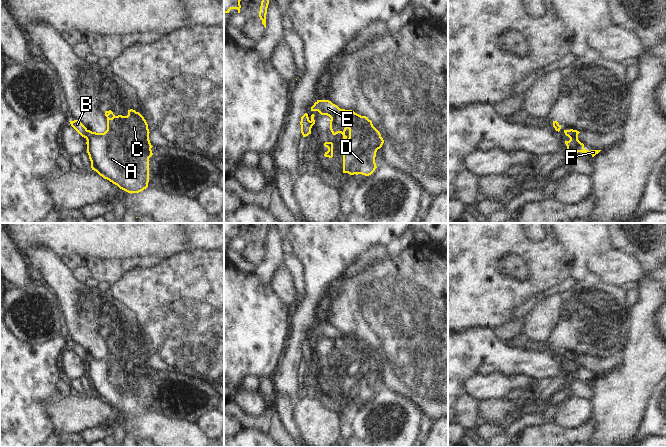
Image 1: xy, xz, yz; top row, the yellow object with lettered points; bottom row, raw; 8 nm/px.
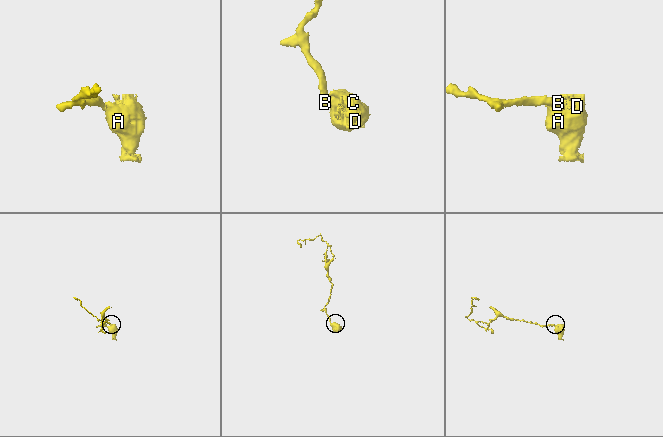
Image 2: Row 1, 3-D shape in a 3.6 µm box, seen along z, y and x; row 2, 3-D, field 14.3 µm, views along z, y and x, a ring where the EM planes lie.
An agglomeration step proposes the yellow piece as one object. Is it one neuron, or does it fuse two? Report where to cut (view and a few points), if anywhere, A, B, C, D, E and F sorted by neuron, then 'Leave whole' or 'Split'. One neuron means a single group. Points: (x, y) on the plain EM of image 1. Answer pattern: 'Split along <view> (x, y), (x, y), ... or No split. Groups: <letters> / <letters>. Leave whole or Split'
Split along xy (87, 354), (84, 361). Groups: A C D E F / B. Split

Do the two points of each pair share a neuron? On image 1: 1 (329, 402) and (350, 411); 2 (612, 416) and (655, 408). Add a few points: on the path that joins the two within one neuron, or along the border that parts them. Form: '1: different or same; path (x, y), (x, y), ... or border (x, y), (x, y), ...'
1: same; path (334, 406), (345, 406)
2: different; border (654, 388), (647, 402), (644, 417), (636, 432)

